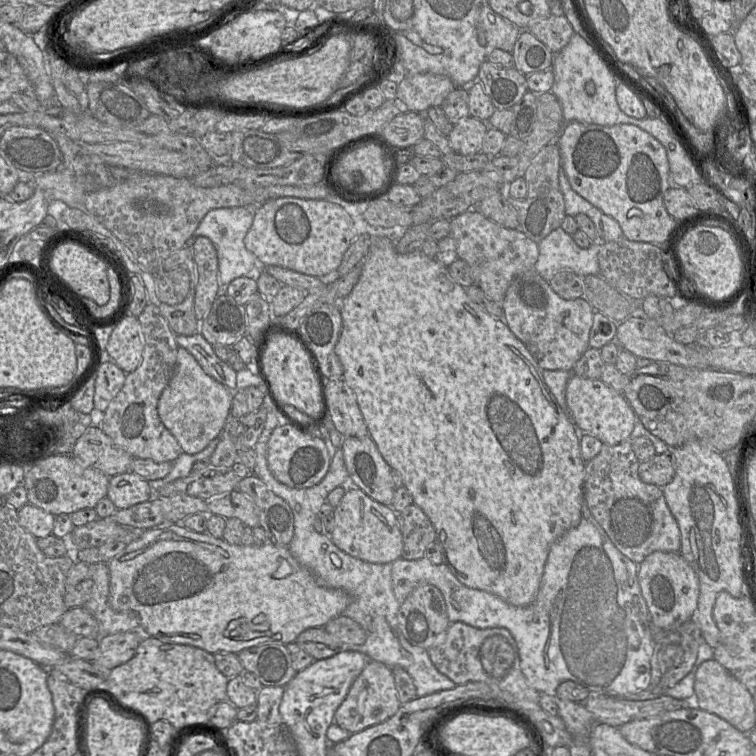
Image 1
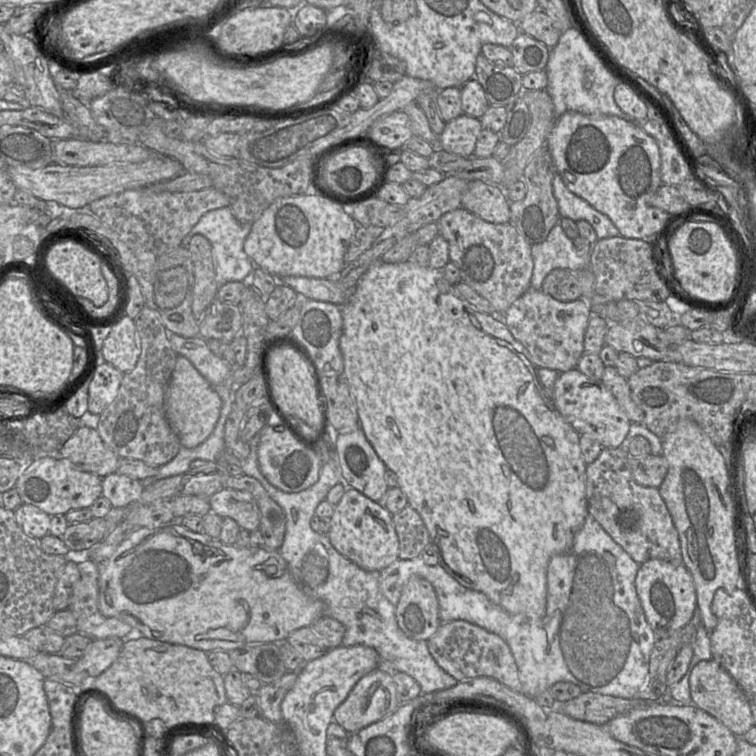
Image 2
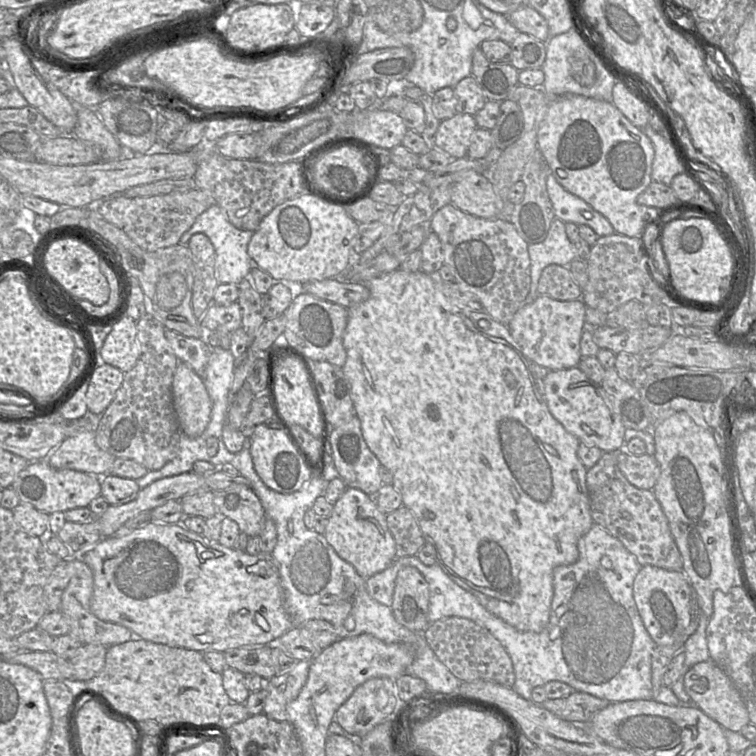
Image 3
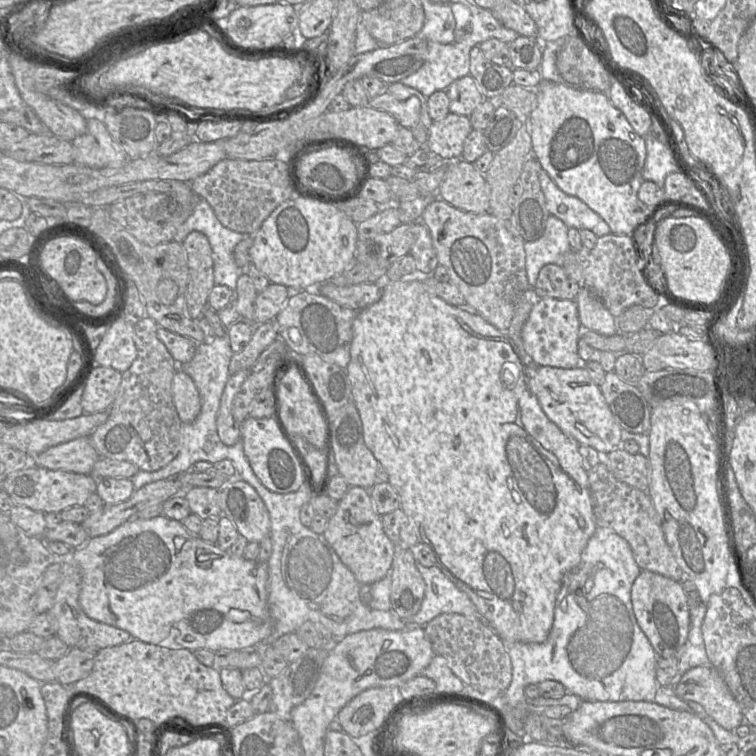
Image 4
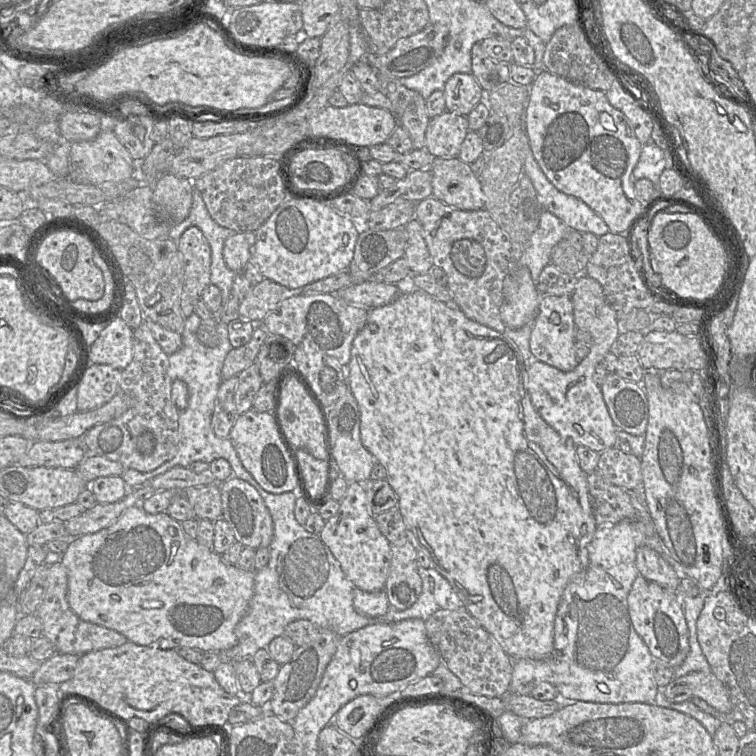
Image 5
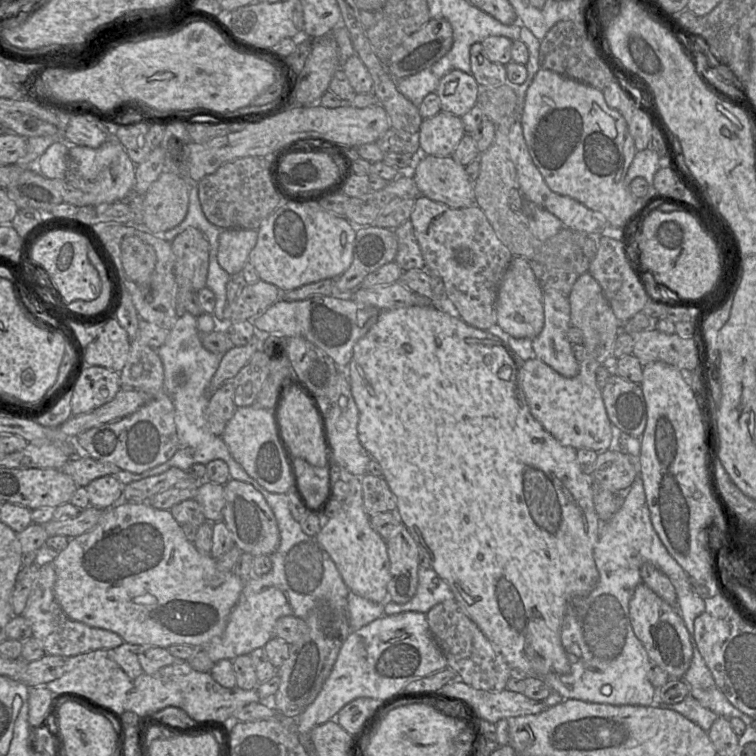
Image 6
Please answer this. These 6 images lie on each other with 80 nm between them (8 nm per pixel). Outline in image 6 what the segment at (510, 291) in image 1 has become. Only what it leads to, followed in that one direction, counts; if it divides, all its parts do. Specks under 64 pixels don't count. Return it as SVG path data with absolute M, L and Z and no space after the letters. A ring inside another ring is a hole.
M555 289L543 290L543 307L543 329L532 340L536 358L564 377L575 377L579 372L579 362L567 338L567 330L571 326L568 295Z

